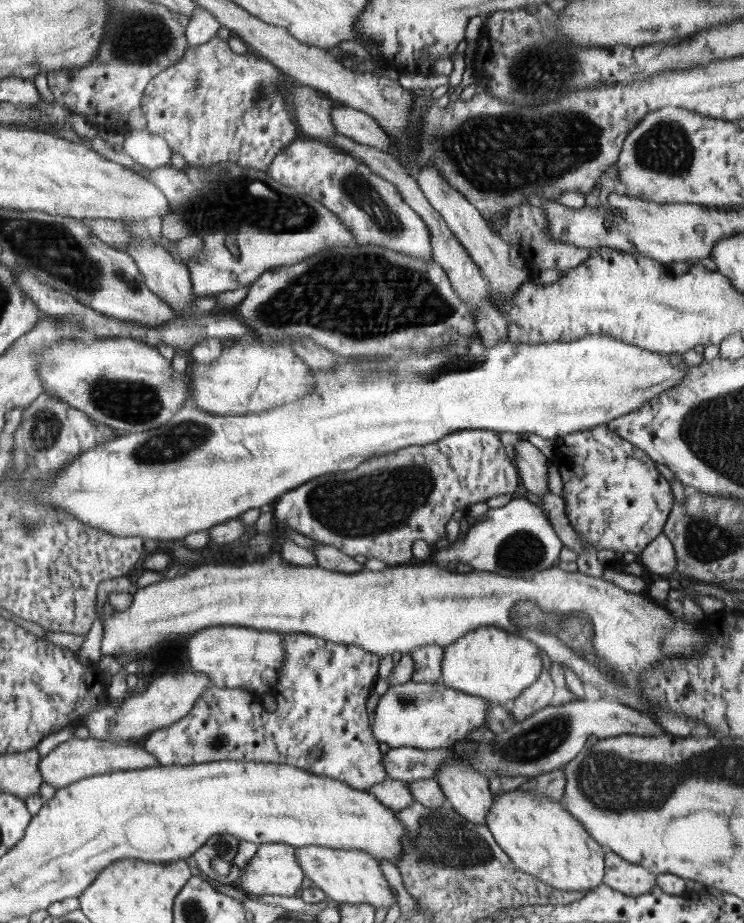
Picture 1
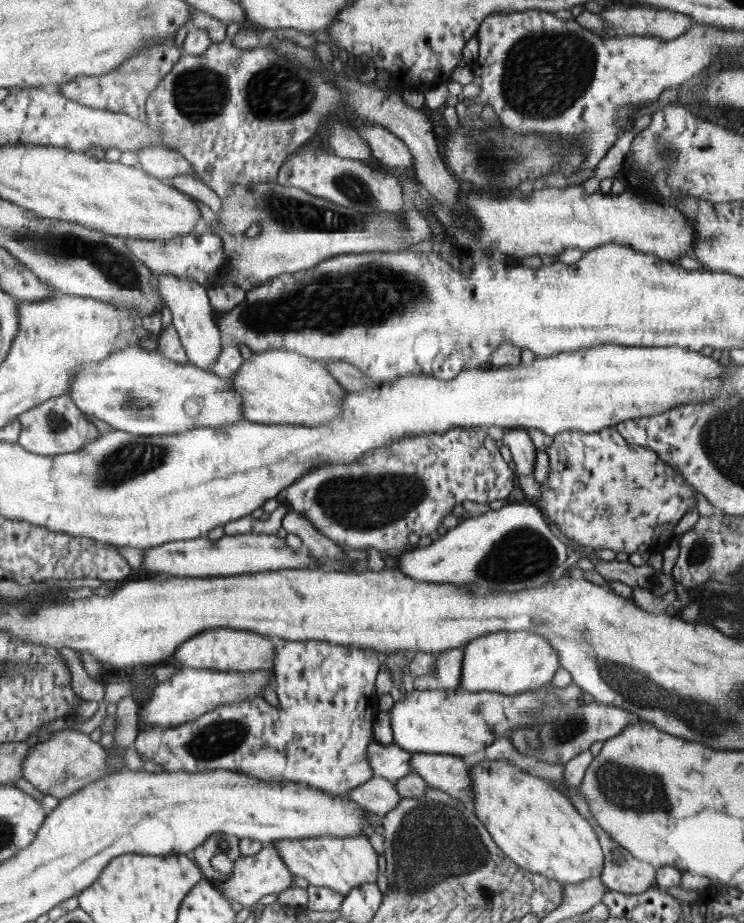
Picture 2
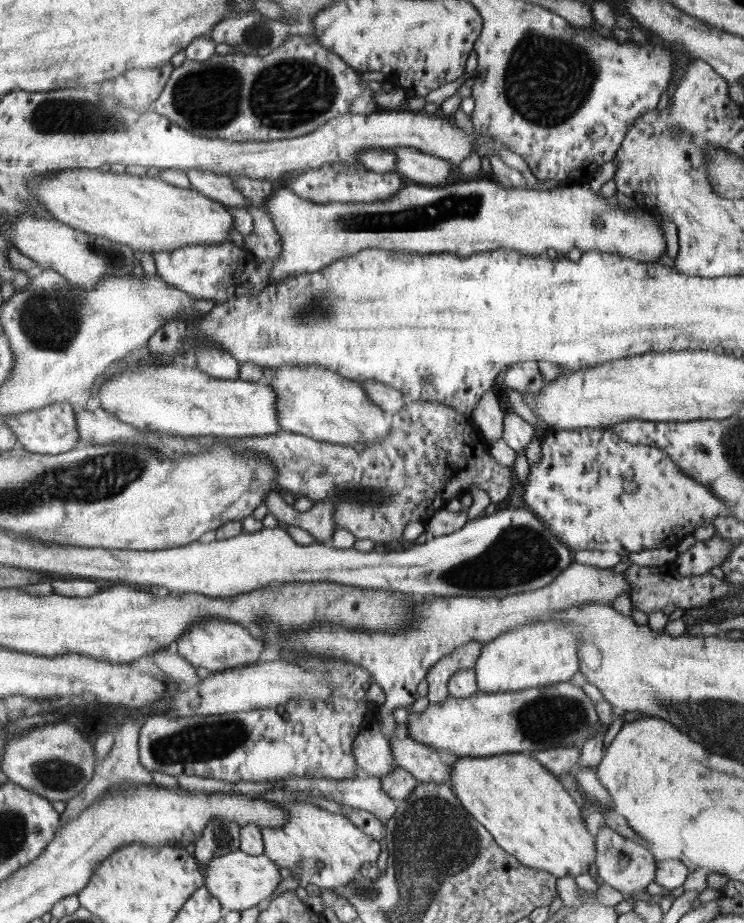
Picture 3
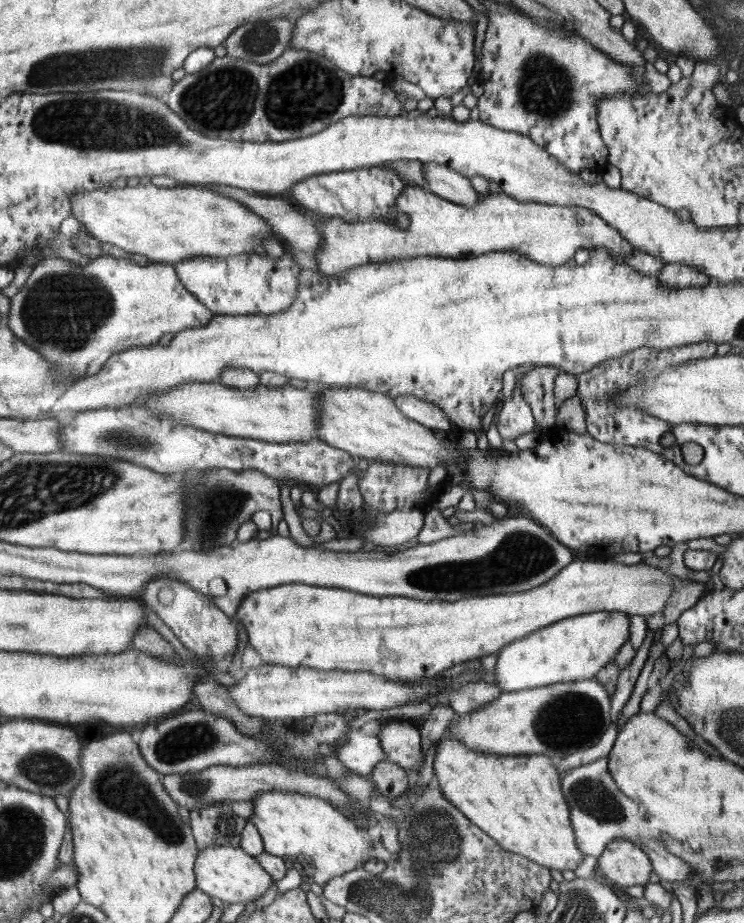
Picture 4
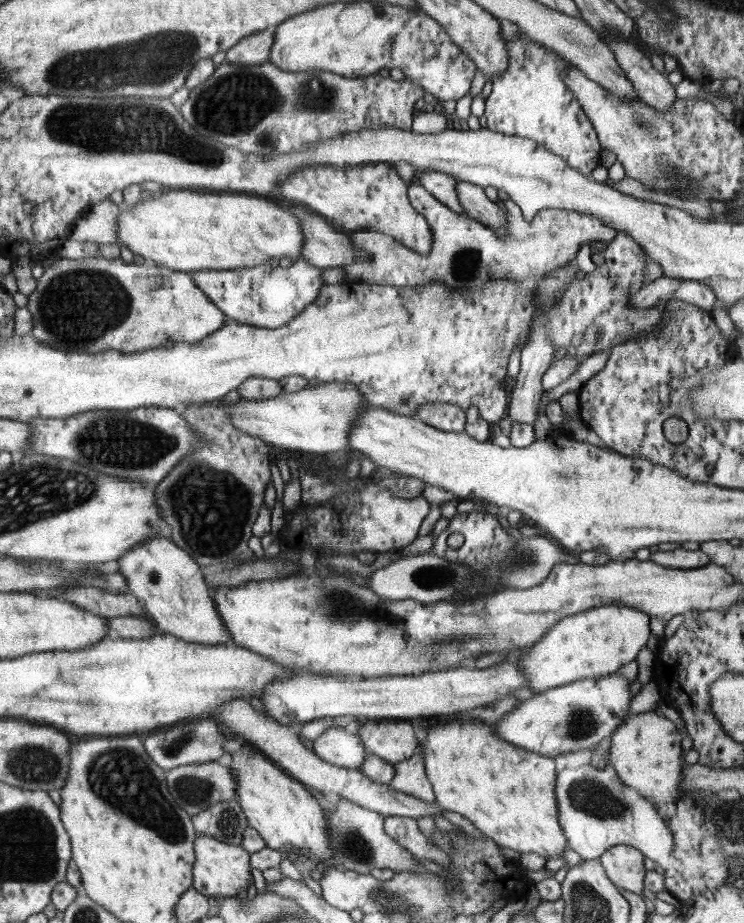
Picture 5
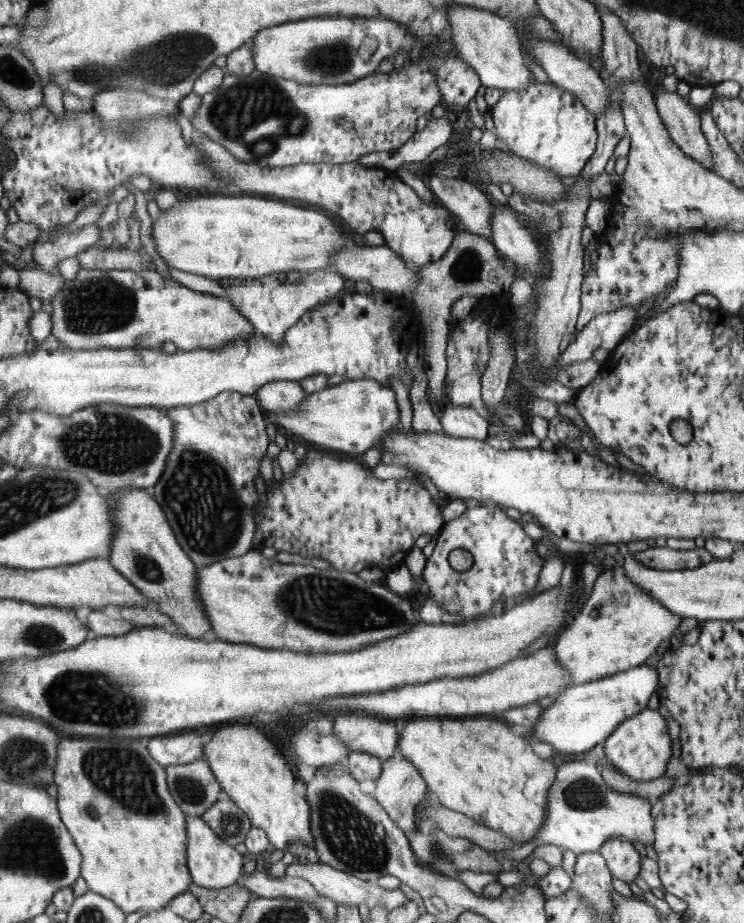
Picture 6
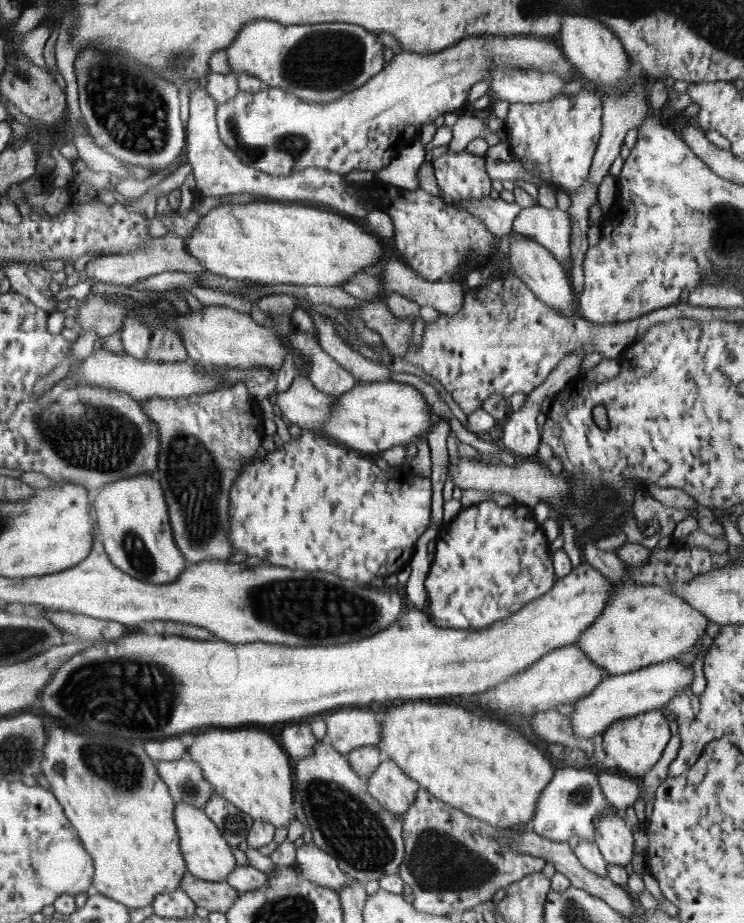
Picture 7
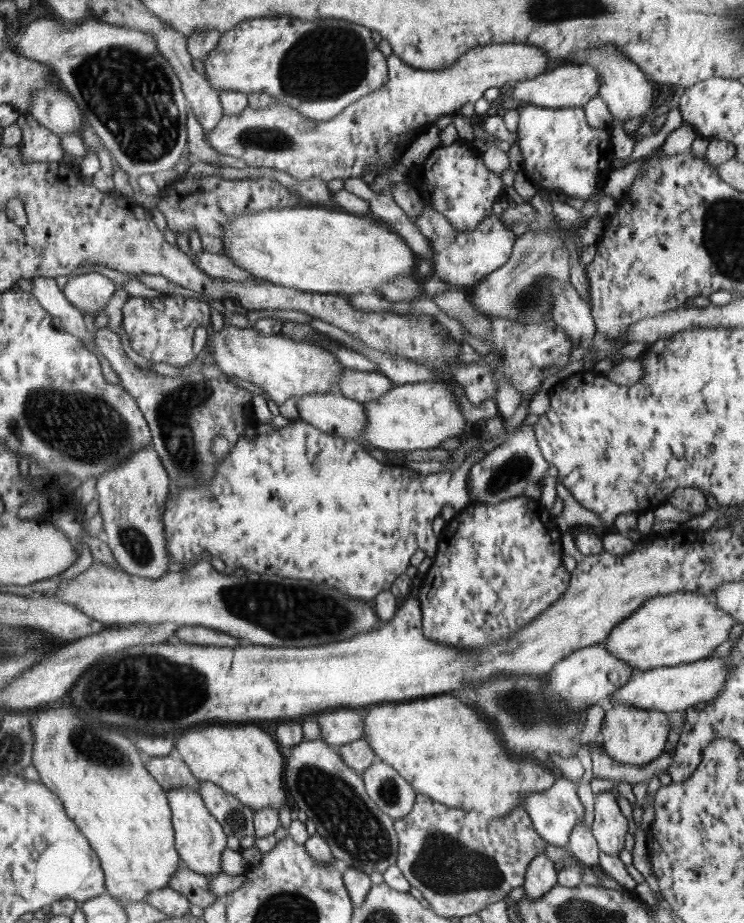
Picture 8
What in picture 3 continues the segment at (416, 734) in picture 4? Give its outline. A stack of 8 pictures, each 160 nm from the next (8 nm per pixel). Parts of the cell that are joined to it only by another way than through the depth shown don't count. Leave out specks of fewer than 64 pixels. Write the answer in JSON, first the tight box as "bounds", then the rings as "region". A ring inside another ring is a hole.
{"bounds":[389,737,596,878],"region":[[[409,737],[389,741],[392,756],[398,767],[407,770],[423,783],[448,783],[463,807],[480,822],[507,854],[515,857],[523,866],[544,870],[556,878],[588,875],[596,860],[595,836],[584,823],[581,808],[564,788],[561,780],[544,768],[529,752],[506,753],[488,757],[458,757],[452,764],[442,762],[436,749],[423,745]]]}

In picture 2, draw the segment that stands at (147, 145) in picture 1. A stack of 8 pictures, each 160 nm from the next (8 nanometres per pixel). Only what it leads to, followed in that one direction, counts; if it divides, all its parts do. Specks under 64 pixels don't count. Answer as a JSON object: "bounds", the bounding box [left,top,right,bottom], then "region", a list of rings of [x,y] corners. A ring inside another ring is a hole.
{"bounds":[136,144,195,181],"region":[[[165,144],[144,147],[136,153],[139,158],[138,165],[154,178],[162,177],[164,181],[171,181],[174,176],[179,174],[186,174],[186,176],[194,176],[195,174],[192,163]]]}

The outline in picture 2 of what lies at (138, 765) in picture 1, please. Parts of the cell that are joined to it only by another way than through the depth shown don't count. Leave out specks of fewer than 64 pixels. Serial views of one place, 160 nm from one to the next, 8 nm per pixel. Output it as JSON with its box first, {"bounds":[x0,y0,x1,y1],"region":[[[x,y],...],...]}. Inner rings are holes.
{"bounds":[22,728,110,801],"region":[[[67,728],[52,733],[50,739],[37,742],[31,747],[22,764],[22,777],[43,795],[51,794],[60,801],[72,796],[92,781],[98,781],[110,774],[110,751],[104,749],[100,743],[90,740],[90,737]]]}

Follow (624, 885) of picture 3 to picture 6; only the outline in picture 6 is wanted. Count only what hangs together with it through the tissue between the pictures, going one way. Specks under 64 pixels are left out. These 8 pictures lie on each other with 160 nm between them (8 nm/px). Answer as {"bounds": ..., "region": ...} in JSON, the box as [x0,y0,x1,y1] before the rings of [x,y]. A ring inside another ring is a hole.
{"bounds":[599,838,642,884],"region":[[[610,838],[608,842],[604,842],[599,853],[613,877],[626,884],[635,882],[641,870],[642,858],[628,839]]]}

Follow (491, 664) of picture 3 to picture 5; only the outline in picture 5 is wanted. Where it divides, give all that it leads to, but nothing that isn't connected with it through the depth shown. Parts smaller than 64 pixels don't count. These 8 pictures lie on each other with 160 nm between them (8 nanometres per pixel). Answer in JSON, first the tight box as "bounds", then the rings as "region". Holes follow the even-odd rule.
{"bounds":[516,605,650,693],"region":[[[624,605],[597,606],[561,618],[539,643],[534,643],[534,647],[516,662],[527,676],[527,686],[540,693],[582,679],[596,679],[618,672],[624,664],[636,660],[639,650],[646,646],[650,633],[650,619],[645,612]]]}

